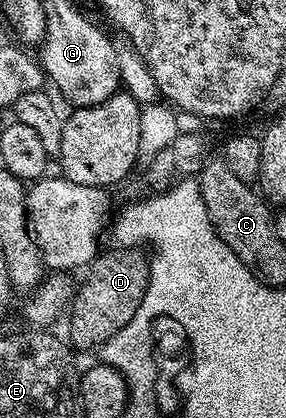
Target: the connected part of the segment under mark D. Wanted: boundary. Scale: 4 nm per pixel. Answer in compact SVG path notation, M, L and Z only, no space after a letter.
M103 250L101 254L95 258L94 262L89 264L88 270L85 272L85 274L87 273L86 280L80 283L80 286L77 288L76 294L72 300L72 306L68 311L68 319L70 315L70 337L68 336L68 339L79 352L81 352L80 350L90 351L93 347L94 350L101 348L102 344L107 343L116 333L120 333L120 329L124 329L124 325L128 325L128 321L132 321L132 317L136 317L136 309L140 309L140 301L144 297L146 286L150 280L150 265L147 256L142 256L138 251L105 251L106 250Z

